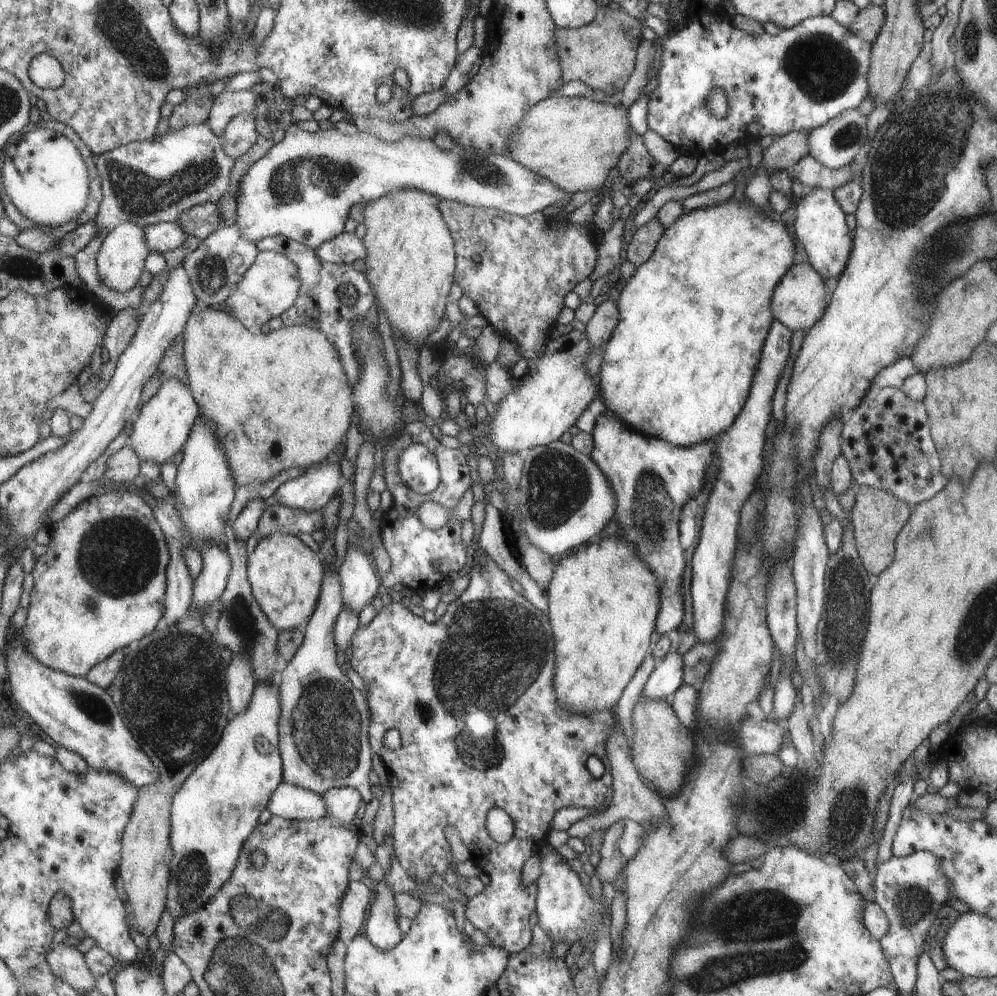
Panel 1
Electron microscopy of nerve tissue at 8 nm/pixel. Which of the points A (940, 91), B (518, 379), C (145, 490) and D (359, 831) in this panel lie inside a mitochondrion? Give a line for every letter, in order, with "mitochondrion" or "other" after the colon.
A: other
B: other
C: other
D: other

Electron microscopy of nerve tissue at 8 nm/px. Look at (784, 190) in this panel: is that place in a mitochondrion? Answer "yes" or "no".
no

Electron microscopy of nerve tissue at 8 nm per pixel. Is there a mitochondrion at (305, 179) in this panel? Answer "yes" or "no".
yes

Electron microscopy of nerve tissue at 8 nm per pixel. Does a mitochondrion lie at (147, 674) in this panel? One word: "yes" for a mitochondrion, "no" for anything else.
yes

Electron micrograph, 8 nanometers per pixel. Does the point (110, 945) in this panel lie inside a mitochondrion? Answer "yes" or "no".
no

